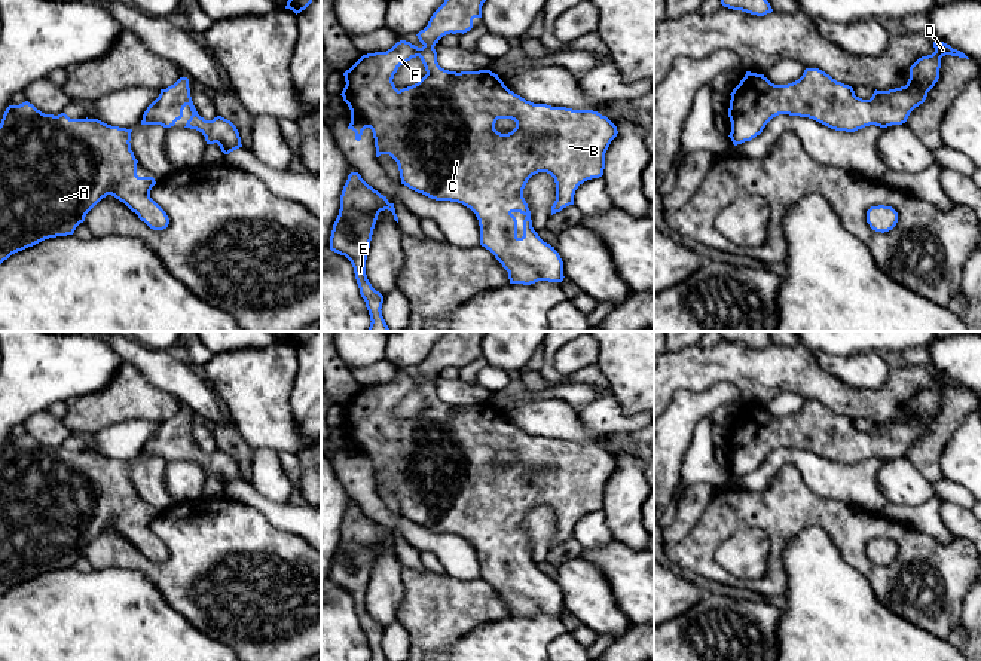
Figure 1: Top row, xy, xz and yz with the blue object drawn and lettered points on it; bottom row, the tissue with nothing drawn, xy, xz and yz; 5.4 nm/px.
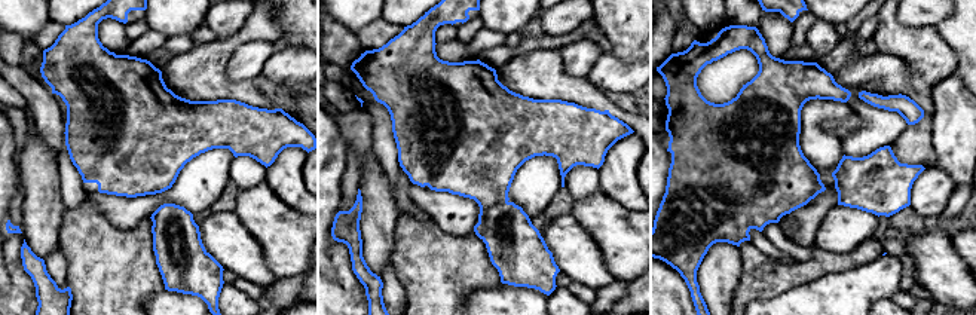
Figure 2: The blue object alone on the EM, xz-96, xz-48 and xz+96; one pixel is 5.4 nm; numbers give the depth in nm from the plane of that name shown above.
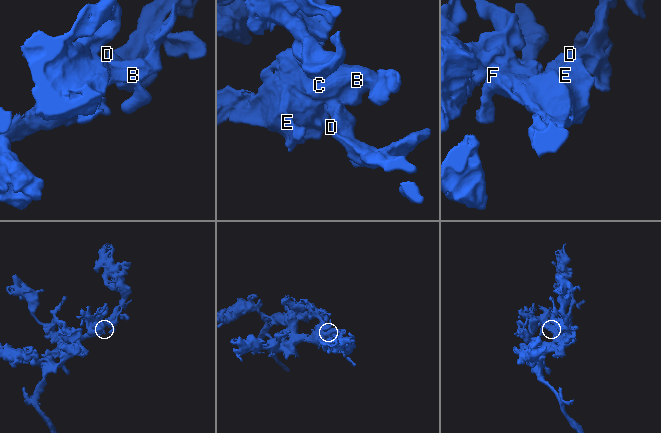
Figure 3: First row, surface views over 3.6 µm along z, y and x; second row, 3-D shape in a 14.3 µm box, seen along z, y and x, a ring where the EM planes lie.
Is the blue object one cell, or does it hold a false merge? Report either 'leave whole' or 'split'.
leave whole

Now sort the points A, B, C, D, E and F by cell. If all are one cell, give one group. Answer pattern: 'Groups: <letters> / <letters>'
Groups: A B C D E F

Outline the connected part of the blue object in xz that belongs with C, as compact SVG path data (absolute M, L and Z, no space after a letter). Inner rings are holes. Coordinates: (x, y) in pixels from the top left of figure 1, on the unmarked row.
M446 331L428 358L416 367L422 380L400 373L386 385L363 388L346 403L346 417L340 428L351 443L348 462L355 465L357 474L366 460L372 462L376 490L389 487L397 495L401 517L431 532L470 541L479 553L480 578L508 605L510 616L562 615L563 594L554 579L534 563L523 521L532 508L547 505L556 515L551 548L574 538L578 518L603 508L605 486L618 463L606 449L593 443L526 434L490 403L456 406L441 401L434 379L446 367L470 364L473 352L482 351L485 334L486 331ZM416 389L427 407L398 423L392 414L394 407ZM498 452L511 452L516 460L501 466L495 462ZM514 545L525 548L522 570L517 569Z

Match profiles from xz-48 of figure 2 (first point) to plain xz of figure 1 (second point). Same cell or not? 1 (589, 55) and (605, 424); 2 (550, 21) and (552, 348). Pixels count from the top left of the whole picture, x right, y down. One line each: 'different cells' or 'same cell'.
1: different cells
2: different cells

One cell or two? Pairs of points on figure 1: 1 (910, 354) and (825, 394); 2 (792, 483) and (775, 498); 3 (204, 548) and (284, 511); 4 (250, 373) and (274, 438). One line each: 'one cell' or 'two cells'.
1: two cells
2: one cell
3: two cells
4: one cell

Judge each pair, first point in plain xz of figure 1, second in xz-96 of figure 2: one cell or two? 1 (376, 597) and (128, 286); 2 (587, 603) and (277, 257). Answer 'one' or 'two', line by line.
1: two
2: two

